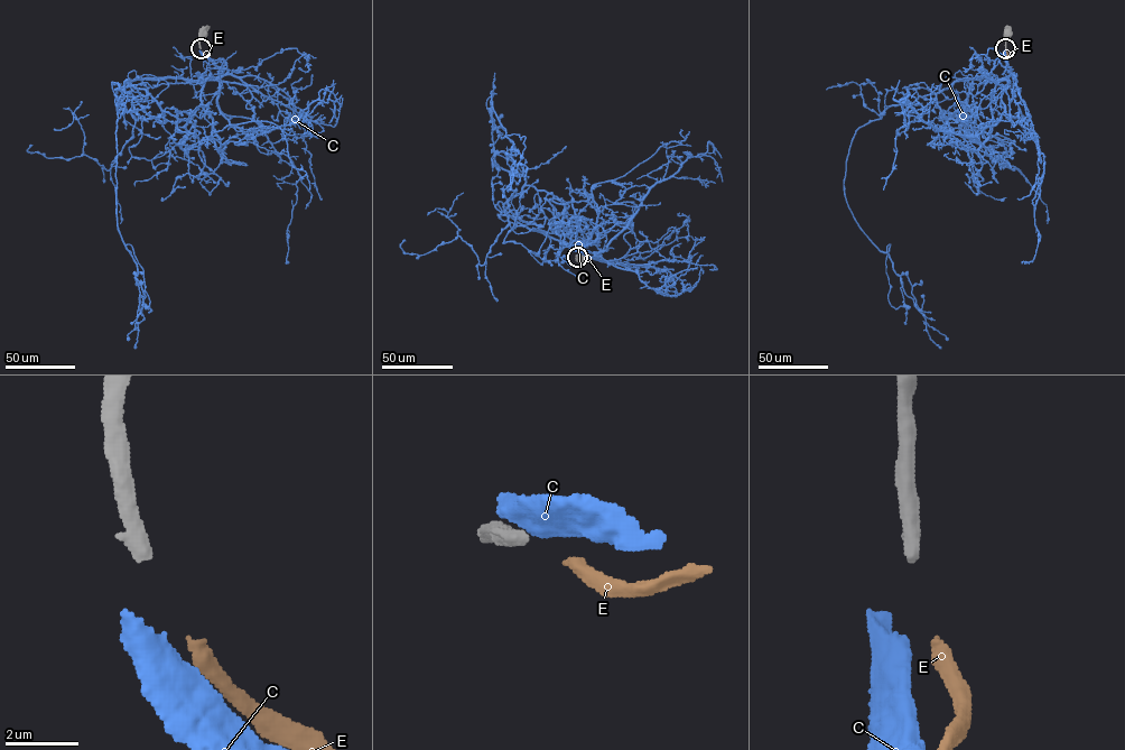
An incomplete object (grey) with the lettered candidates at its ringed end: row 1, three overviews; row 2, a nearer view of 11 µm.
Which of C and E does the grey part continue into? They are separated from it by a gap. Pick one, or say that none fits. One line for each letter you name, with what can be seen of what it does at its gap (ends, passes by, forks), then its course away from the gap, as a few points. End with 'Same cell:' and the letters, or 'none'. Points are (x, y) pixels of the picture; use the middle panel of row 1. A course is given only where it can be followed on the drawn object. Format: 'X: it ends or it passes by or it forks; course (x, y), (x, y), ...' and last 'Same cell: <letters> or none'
E: it ends; course (578, 257), (592, 258)
Same cell: E

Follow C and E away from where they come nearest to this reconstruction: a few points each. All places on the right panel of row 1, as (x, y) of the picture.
C: (1004, 51), (1006, 77), (959, 80), (889, 105), (857, 130), (846, 163), (848, 209), (907, 276), (940, 348)
E: (1006, 52), (1007, 66)

